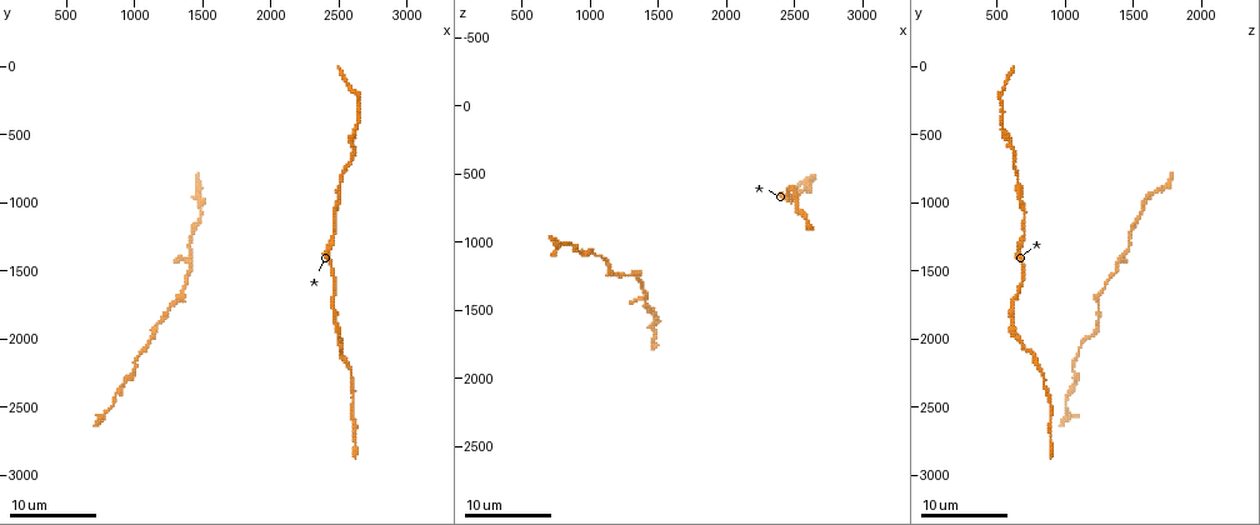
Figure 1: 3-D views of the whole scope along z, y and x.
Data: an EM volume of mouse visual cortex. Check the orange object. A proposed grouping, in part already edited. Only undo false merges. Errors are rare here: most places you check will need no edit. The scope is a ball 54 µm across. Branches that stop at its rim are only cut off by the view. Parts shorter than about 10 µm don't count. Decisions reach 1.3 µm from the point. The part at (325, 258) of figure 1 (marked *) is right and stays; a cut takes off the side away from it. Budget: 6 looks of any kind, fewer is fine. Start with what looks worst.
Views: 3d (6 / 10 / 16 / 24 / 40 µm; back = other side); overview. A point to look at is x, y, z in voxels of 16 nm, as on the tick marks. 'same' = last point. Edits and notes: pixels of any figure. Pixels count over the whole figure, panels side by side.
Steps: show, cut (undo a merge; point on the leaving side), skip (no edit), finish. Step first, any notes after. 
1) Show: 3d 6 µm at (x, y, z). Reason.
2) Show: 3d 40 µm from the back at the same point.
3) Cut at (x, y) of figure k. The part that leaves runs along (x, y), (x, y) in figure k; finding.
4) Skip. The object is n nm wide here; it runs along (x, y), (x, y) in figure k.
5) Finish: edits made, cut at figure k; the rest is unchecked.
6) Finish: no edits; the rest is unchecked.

Show: 3d 16 µm at (1320, 1700, 1240).

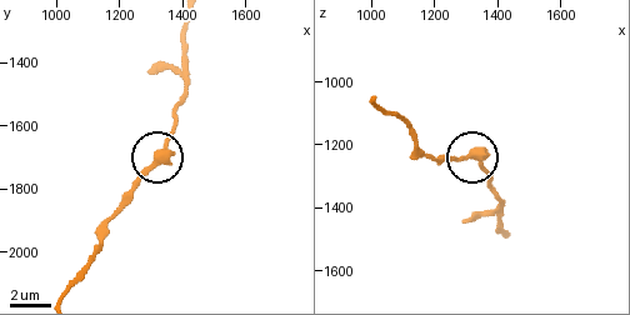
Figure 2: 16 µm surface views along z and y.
Skip. Continuous, no second neuron.

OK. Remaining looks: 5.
Show: 3d 10 µm at (2480, 1040, 680). Thick turns thin.

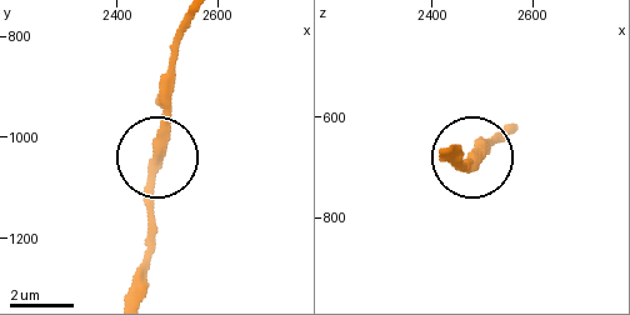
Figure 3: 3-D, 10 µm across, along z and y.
Skip. It runs along (125, 294), (146, 245), (146, 173), (163, 125), (163, 79) in figure 3; one neuron here.

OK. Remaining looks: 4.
Show: 3d 10 µm at (2620, 460, 540). Calibre changes.

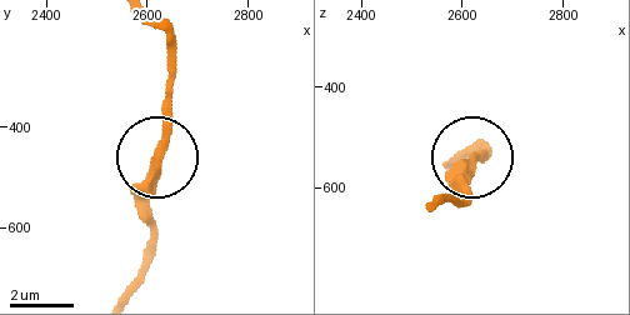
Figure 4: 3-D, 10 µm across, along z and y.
Skip. The object is 340 nm wide here; it runs along (125, 288), (149, 248), (149, 175), (165, 126), (165, 56) in figure 4; one neuron here.

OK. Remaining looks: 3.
Finish: no edits; the rest is unchecked.

